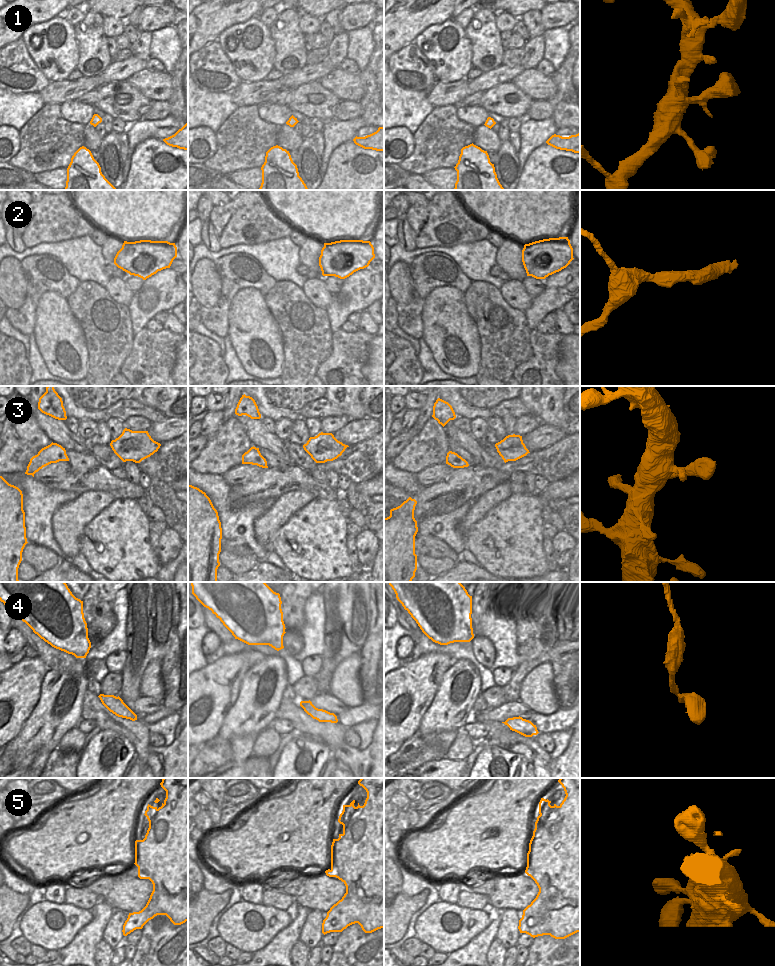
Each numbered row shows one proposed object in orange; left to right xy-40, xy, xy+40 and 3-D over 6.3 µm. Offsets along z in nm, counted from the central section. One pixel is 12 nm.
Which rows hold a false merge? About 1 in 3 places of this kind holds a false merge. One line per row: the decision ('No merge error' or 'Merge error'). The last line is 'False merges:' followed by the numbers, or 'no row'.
1: No merge error
2: No merge error
3: No merge error
4: Merge error
5: No merge error
False merges: 4

